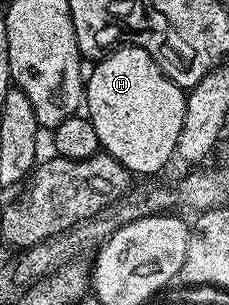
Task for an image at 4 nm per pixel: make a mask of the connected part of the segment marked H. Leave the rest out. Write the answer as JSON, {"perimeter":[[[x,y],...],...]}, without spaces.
{"perimeter":[[[120,46],[102,57],[90,67],[85,78],[85,114],[93,128],[97,128],[99,145],[106,153],[117,159],[132,175],[155,174],[167,166],[170,158],[176,157],[177,136],[183,131],[187,94],[184,87],[176,84],[163,72],[140,46]]]}

